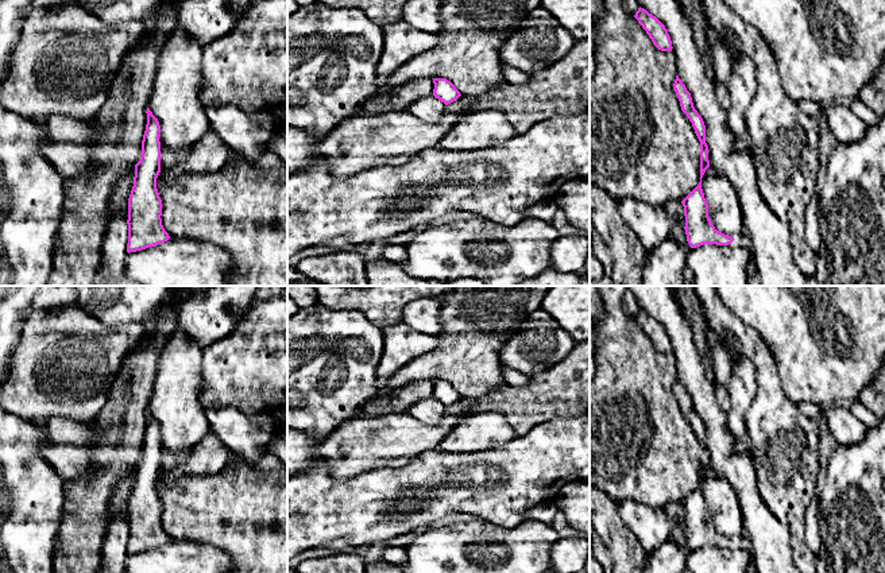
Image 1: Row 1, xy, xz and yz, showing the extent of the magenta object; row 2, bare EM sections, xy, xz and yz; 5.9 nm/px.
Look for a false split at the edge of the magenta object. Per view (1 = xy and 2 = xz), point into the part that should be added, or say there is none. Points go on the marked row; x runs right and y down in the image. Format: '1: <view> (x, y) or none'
1: none
2: none

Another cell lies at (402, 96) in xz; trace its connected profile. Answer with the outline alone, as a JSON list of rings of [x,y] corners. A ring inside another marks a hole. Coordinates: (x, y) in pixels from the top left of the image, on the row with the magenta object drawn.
[[[416,78],[397,85],[394,89],[370,97],[366,104],[366,112],[387,113],[393,111],[407,111],[417,100],[432,96],[434,84],[432,78]]]

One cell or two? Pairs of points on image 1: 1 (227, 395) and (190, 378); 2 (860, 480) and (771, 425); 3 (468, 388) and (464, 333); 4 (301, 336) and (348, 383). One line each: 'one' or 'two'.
1: two
2: two
3: one
4: one

